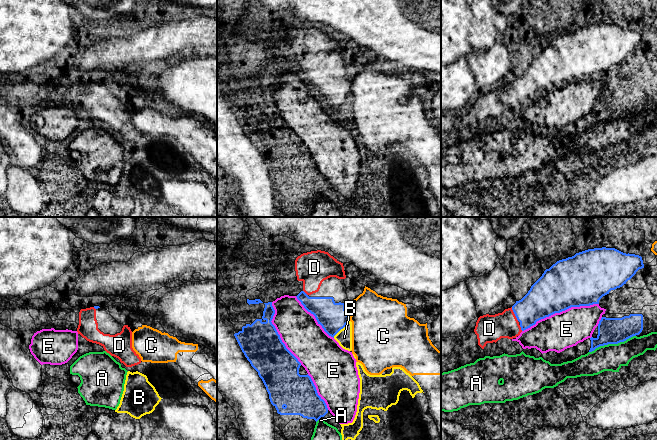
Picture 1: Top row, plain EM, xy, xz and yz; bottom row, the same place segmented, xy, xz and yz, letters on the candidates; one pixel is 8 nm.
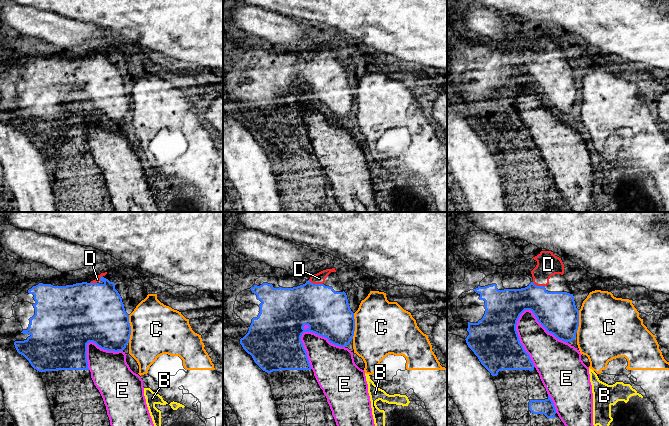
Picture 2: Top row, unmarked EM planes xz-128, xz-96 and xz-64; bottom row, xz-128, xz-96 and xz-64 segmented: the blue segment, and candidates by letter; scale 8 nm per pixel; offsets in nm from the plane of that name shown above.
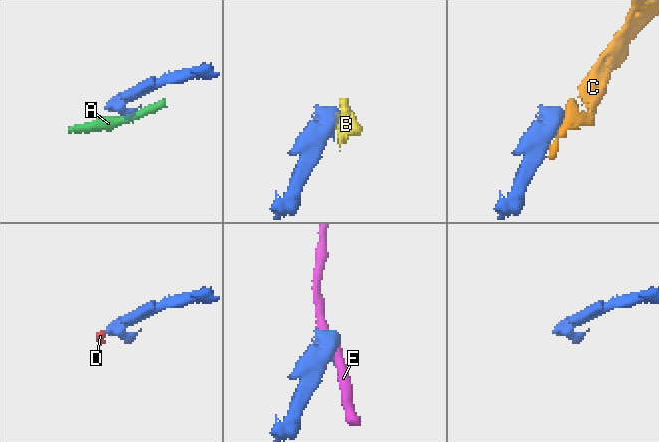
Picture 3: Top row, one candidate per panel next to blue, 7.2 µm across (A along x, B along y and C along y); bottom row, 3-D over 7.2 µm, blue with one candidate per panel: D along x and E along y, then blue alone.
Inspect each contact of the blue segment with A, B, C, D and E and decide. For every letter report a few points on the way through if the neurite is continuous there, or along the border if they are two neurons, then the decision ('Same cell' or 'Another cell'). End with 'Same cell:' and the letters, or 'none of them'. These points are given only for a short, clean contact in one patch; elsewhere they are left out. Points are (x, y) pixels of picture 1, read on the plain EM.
A: Boundary: yz (635, 111), (617, 119), (600, 121), (589, 128). Another cell
B: Boundary: xz (349, 96), (333, 113). Another cell
C: Another cell
D: Path across: yz (542, 76), (527, 87), (514, 89), (502, 101), (489, 104). Same cell
E: Another cell
Same cell: D

